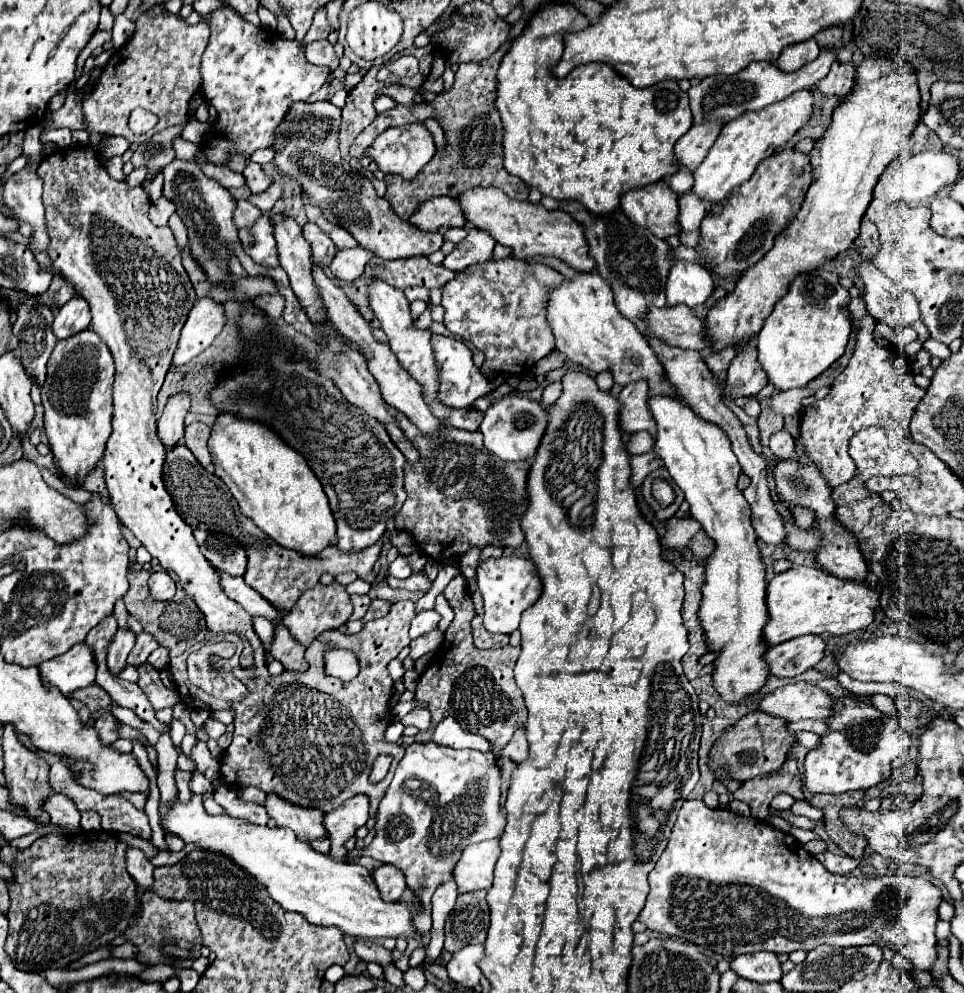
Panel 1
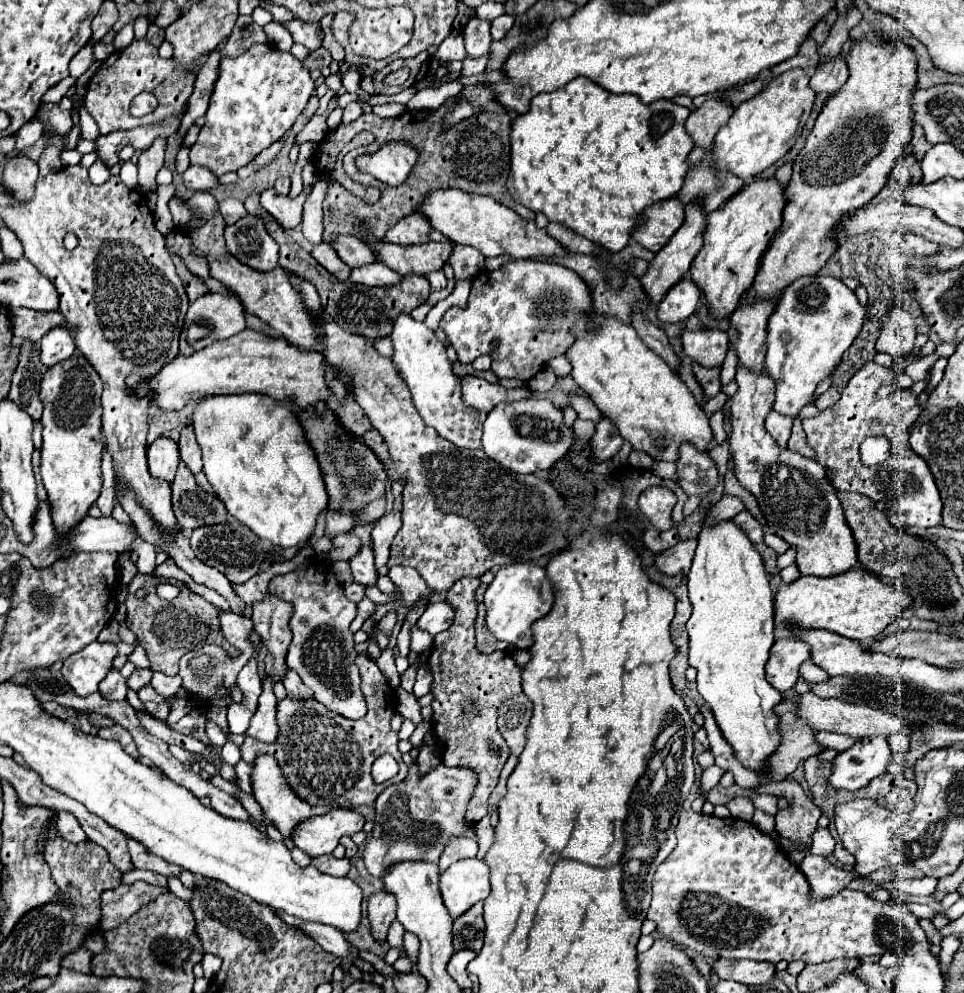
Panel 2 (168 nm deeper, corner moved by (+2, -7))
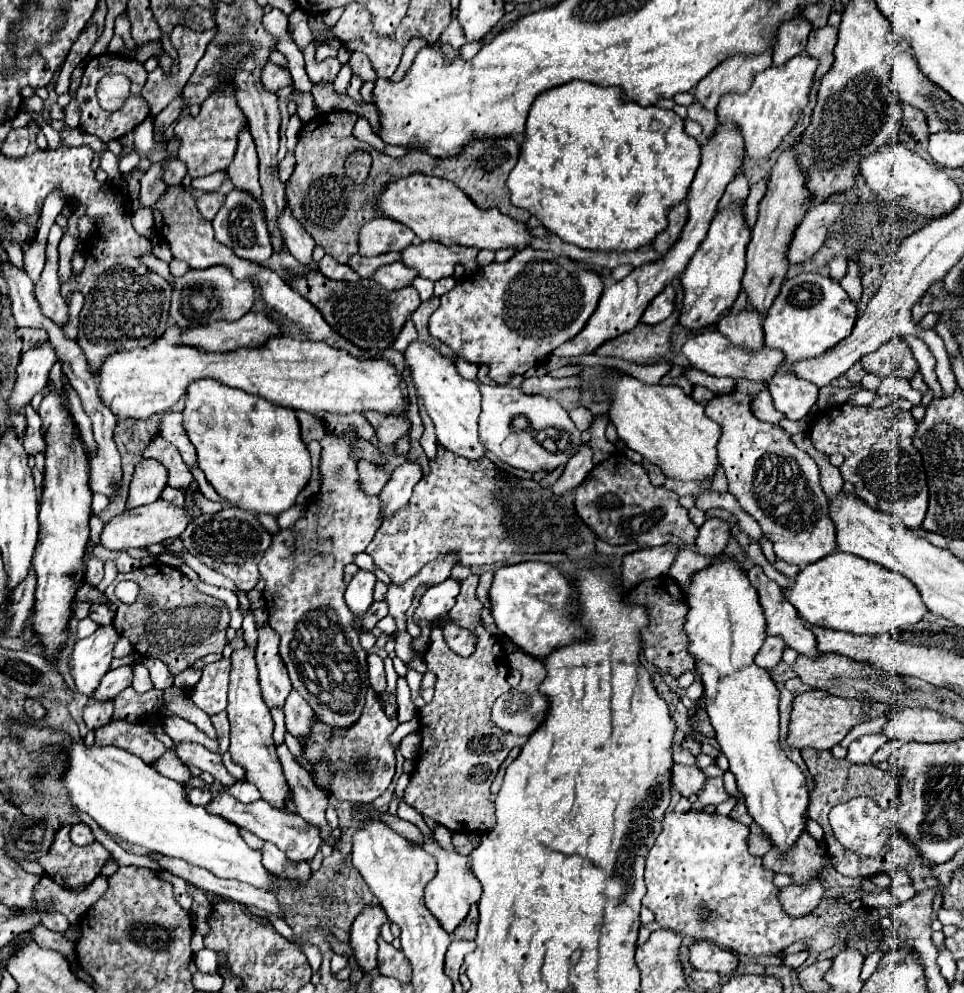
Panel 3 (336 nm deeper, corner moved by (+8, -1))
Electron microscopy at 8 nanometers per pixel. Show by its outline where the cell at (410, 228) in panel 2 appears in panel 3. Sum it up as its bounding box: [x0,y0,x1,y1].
[359,218,413,258]

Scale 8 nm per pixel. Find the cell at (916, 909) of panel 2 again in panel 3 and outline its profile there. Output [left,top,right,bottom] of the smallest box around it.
[861,892,897,908]

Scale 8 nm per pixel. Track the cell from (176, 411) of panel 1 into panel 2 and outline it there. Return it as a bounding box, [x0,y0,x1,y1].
[147,438,179,482]

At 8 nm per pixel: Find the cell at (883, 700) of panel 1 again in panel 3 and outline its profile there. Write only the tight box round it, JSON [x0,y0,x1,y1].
[871,740,899,766]

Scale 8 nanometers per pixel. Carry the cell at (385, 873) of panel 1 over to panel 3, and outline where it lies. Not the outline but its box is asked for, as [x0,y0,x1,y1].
[349,906,387,974]

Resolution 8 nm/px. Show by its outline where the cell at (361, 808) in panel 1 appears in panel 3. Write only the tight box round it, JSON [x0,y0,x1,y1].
[205,790,323,862]

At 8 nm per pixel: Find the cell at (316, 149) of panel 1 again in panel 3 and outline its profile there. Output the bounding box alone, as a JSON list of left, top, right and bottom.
[403,242,477,280]

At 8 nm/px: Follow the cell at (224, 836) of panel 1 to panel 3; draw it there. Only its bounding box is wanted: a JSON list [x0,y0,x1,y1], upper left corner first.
[13,724,279,890]

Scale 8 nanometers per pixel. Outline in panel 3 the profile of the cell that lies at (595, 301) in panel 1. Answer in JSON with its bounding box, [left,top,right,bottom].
[611,376,721,480]

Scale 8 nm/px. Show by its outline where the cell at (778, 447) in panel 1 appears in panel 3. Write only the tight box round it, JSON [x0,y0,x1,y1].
[751,386,785,424]

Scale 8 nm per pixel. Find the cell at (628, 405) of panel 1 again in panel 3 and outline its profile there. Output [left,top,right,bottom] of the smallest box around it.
[551,444,593,496]

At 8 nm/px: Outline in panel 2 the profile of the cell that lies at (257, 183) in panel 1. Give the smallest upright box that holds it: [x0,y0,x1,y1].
[261,188,307,228]

